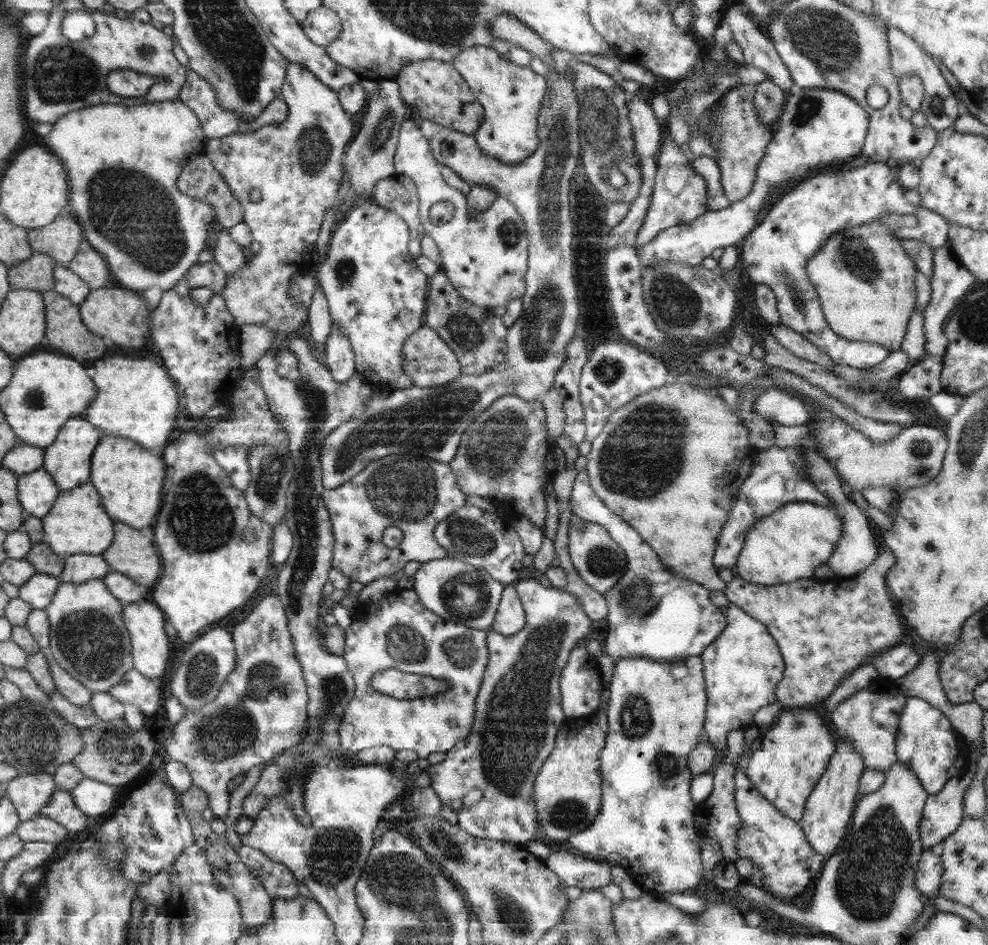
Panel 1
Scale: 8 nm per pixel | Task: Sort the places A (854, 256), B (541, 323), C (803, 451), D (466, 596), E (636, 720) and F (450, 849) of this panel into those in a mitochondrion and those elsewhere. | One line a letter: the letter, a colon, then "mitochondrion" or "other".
A: mitochondrion
B: mitochondrion
C: other
D: mitochondrion
E: mitochondrion
F: mitochondrion

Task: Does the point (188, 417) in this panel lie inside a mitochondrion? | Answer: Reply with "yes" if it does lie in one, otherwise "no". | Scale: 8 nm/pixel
no

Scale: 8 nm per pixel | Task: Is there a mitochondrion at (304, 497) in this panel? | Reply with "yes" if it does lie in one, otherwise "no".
yes

